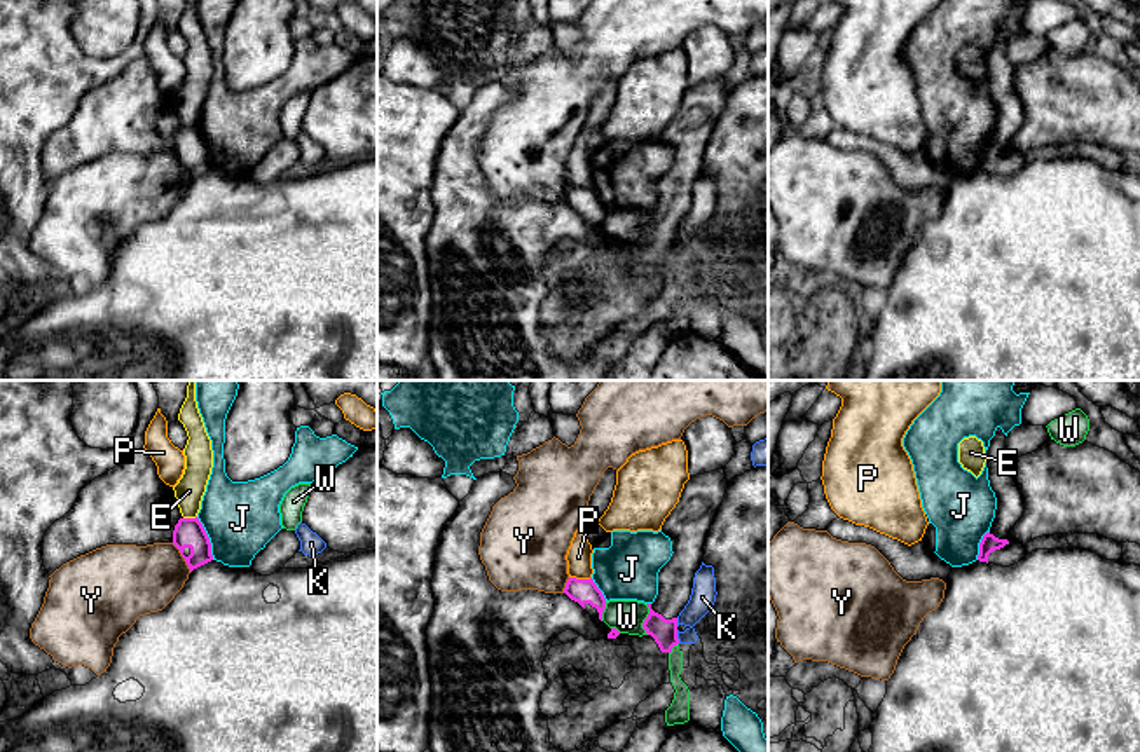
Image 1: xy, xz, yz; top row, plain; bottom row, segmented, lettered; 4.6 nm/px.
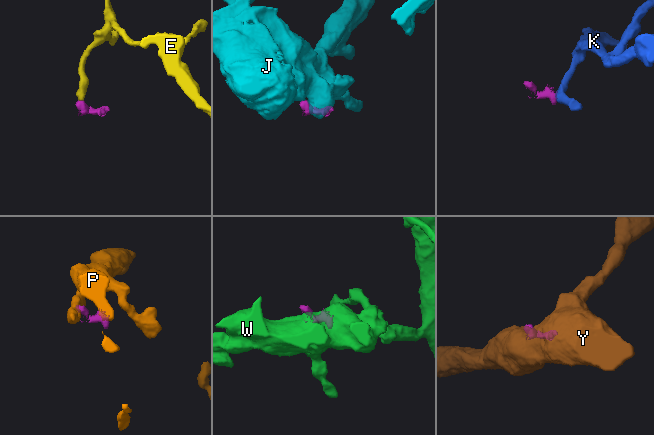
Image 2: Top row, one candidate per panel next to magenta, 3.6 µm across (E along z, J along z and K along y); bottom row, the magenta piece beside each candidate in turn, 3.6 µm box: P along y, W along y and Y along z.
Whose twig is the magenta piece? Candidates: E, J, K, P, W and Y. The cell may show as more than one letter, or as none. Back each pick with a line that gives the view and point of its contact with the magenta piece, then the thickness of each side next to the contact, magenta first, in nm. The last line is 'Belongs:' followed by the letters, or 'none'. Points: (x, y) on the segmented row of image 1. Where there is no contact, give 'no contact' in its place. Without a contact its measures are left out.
Belongs: none

